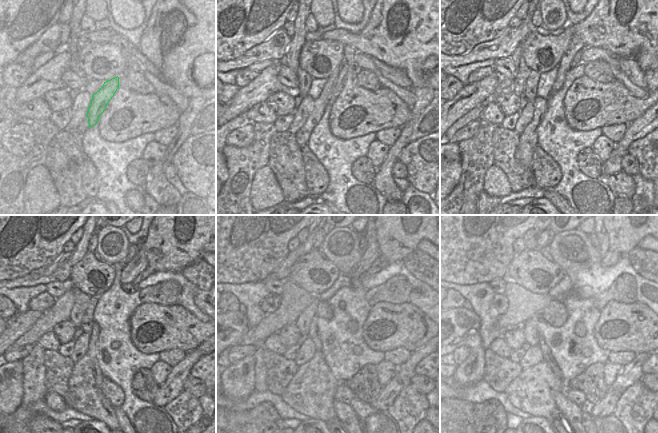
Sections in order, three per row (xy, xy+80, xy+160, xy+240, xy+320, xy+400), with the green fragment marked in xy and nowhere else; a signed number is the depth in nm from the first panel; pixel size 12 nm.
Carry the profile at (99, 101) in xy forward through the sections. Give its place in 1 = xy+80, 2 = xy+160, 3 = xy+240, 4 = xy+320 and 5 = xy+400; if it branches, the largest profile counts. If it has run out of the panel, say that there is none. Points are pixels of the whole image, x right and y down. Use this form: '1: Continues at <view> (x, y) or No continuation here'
1: Continues at xy+80 (345, 69)
2: Continues at xy+160 (576, 61)
3: Continues at xy+240 (148, 271)
4: Continues at xy+320 (380, 262)
5: Continues at xy+400 (611, 257).

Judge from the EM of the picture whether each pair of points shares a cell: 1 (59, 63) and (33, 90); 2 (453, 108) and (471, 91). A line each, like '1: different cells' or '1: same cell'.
1: same cell
2: same cell

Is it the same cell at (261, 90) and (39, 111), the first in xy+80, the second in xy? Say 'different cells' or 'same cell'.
different cells

